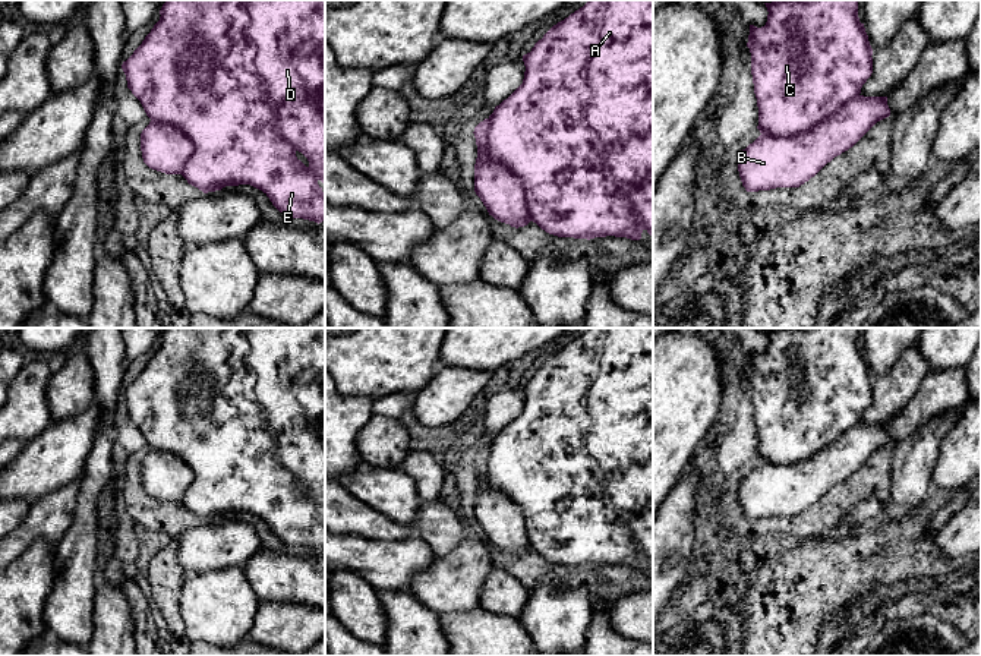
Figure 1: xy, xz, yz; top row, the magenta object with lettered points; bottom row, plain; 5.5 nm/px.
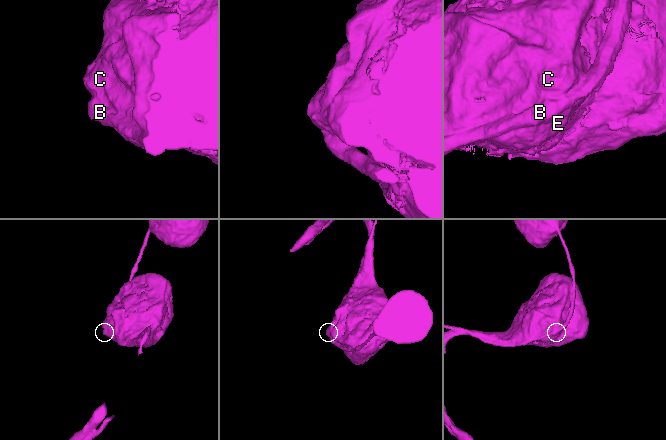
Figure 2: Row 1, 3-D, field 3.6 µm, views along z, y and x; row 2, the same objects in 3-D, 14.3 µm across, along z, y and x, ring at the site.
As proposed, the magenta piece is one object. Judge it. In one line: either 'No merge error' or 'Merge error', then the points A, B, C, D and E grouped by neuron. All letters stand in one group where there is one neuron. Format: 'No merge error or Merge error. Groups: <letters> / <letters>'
Merge error. Groups: A C D E / B

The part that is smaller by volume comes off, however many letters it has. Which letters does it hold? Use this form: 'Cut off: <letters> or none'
Cut off: B

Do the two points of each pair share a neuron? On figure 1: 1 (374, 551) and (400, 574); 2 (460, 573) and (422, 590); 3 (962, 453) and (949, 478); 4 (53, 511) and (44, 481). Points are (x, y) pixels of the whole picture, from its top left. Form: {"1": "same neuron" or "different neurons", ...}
{"1": "same neuron", "2": "same neuron", "3": "same neuron", "4": "different neurons"}

